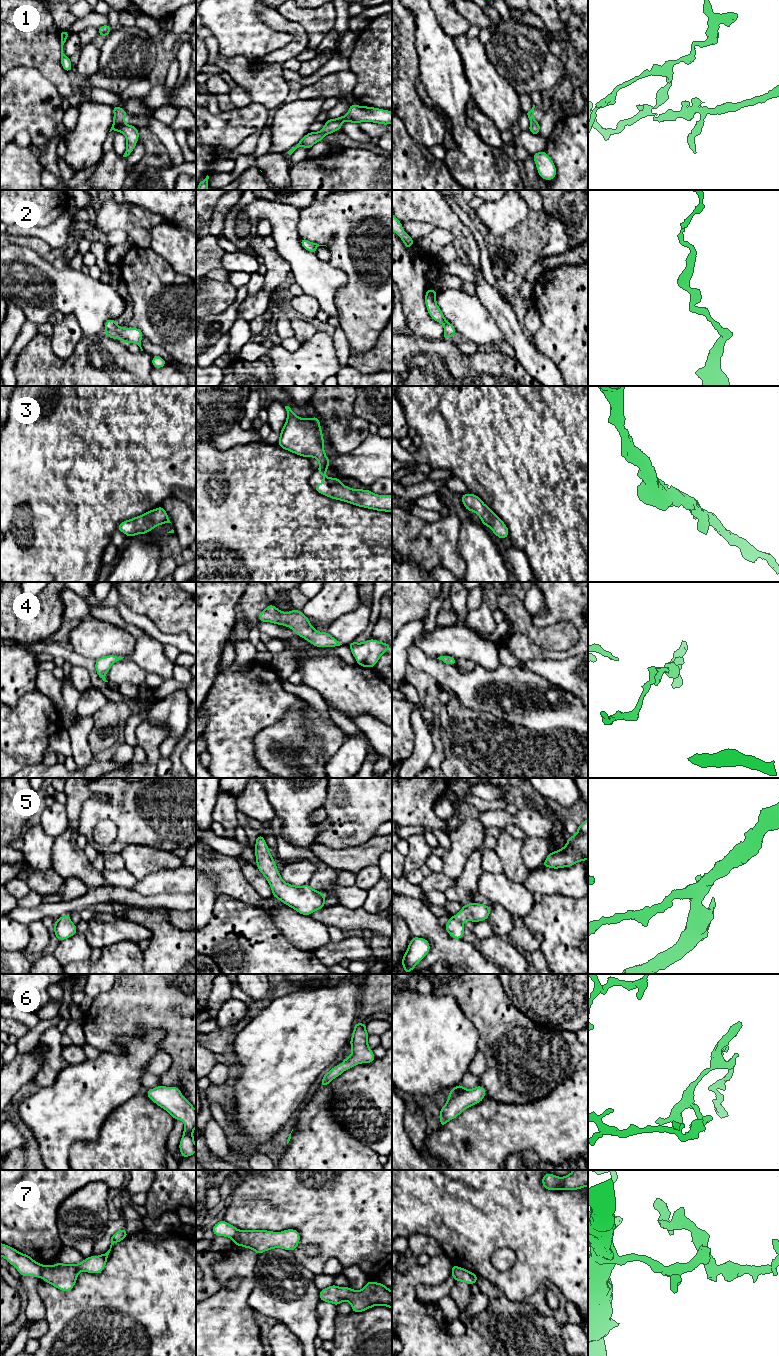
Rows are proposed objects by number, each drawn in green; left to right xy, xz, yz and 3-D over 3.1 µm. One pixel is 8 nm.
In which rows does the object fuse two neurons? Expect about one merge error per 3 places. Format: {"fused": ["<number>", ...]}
{"fused": ["7"]}

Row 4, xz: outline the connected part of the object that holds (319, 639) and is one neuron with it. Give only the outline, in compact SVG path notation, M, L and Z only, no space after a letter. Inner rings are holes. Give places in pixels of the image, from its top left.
M270 604L259 614L259 622L271 622L291 628L297 635L316 647L337 647L342 645L328 632L319 632L310 624L309 619L300 611L282 612Z

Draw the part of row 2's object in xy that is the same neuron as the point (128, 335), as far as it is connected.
M109 319L104 324L105 330L104 334L112 339L119 339L125 343L135 343L137 344L141 351L141 339L144 336L142 331L138 328L122 328L116 324L116 319Z

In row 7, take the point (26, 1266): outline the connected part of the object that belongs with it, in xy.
M0 1243L0 1256L13 1265L21 1276L41 1277L43 1265L29 1255L22 1254L13 1247Z

